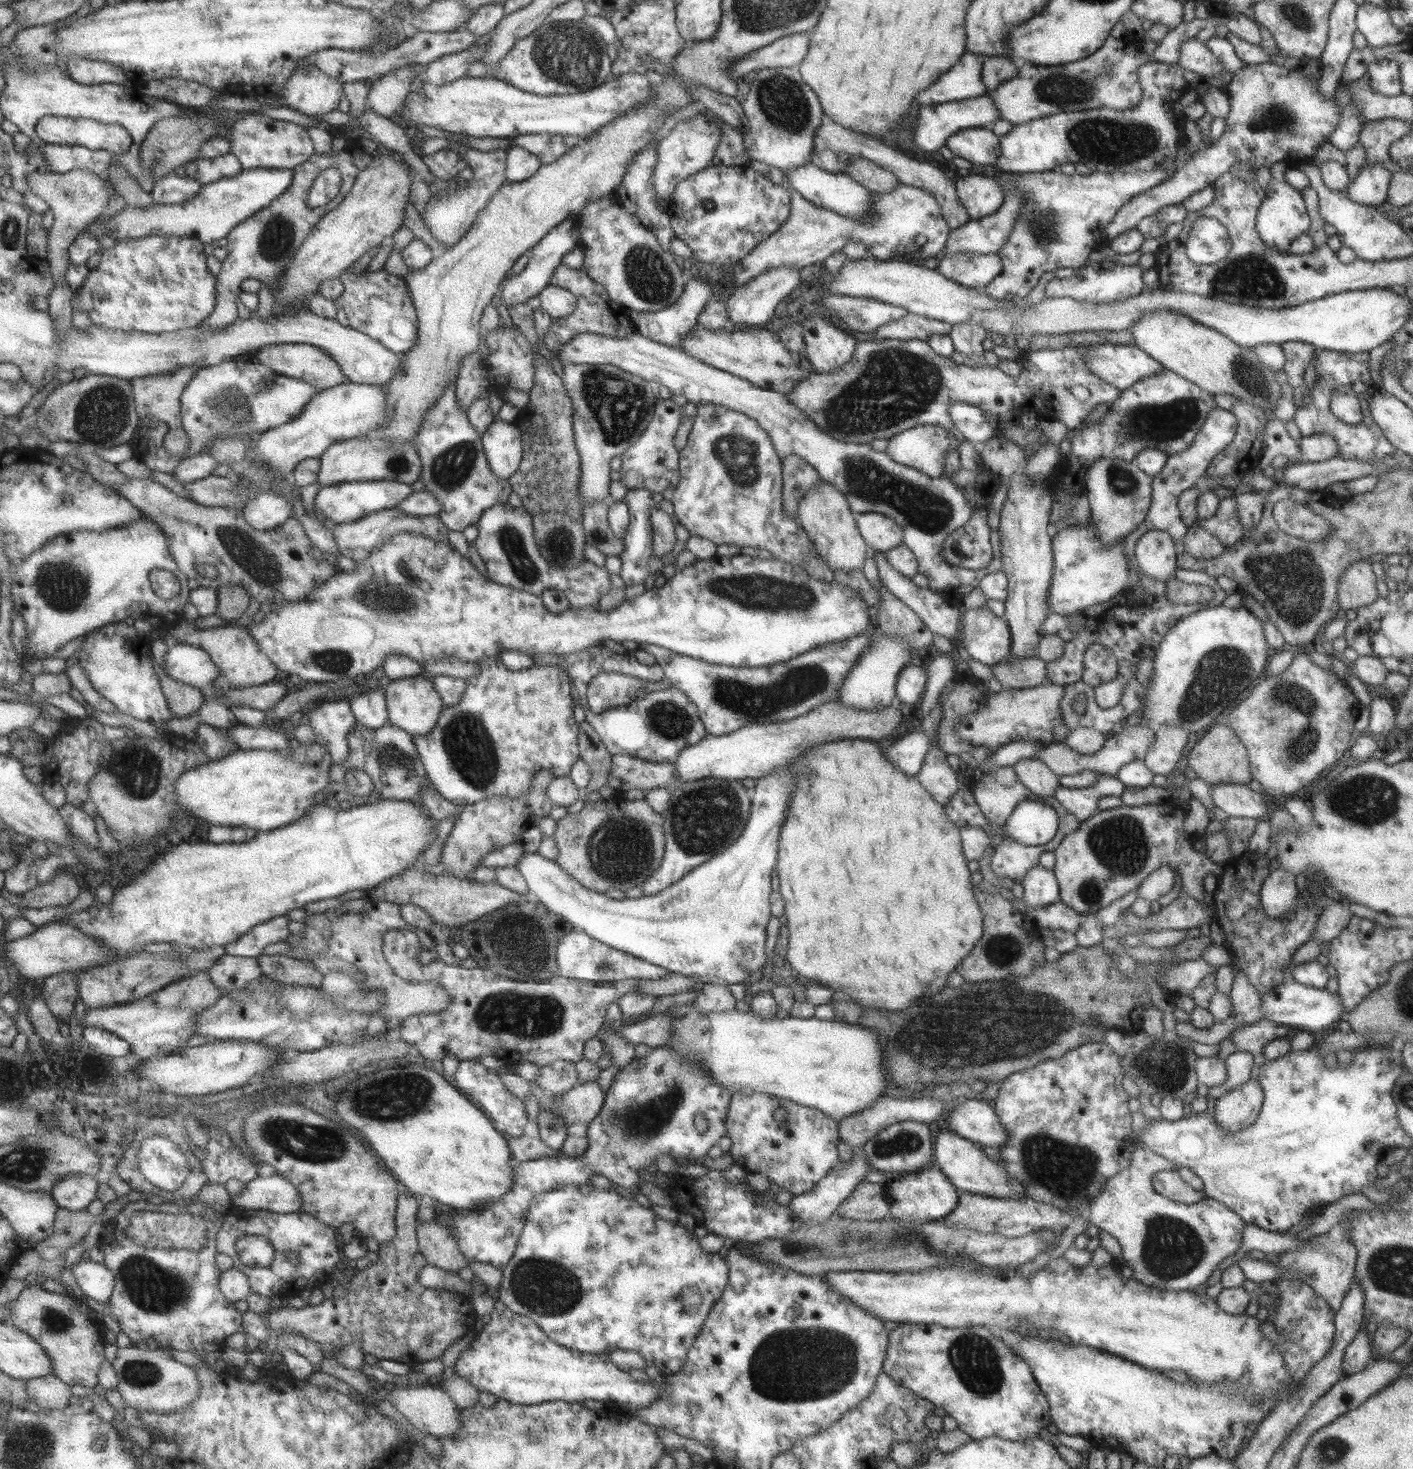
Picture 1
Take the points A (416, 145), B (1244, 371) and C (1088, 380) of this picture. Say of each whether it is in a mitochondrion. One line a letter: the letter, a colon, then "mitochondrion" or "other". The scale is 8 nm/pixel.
A: other
B: mitochondrion
C: other

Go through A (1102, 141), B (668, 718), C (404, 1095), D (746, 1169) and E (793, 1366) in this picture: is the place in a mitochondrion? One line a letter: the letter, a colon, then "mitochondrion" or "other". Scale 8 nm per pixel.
A: mitochondrion
B: mitochondrion
C: mitochondrion
D: other
E: mitochondrion

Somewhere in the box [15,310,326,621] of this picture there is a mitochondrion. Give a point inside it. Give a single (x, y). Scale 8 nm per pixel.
(103, 413)

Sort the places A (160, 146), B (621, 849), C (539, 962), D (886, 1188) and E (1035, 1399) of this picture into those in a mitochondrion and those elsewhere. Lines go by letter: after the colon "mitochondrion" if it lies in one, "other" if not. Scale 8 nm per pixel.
A: mitochondrion
B: mitochondrion
C: mitochondrion
D: other
E: other

